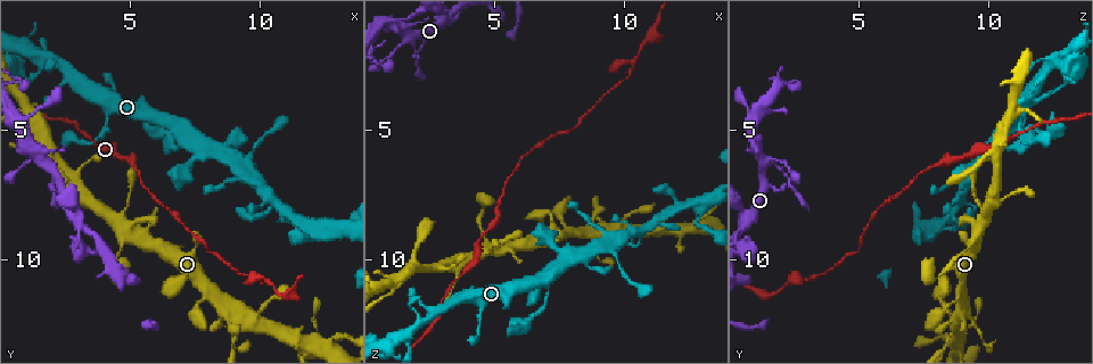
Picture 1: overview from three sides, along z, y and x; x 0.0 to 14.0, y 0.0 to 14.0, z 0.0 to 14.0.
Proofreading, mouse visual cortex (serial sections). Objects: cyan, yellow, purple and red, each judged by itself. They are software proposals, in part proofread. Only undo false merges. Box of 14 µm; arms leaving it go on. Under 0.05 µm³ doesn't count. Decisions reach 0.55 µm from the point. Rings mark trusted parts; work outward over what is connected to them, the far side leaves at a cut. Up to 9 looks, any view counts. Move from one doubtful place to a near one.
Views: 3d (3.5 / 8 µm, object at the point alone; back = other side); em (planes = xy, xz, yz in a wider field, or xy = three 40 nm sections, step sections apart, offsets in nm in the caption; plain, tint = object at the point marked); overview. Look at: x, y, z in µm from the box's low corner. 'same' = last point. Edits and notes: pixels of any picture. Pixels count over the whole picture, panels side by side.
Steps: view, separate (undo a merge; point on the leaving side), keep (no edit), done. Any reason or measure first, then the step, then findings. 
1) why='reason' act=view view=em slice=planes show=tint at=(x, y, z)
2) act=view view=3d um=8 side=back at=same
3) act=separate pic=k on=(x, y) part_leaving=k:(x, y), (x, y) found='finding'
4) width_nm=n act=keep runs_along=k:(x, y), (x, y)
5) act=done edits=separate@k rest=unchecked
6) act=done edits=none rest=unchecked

why='sharp bend' act=view view=3d um=8 at=(2.0, 5.9, 10.2)

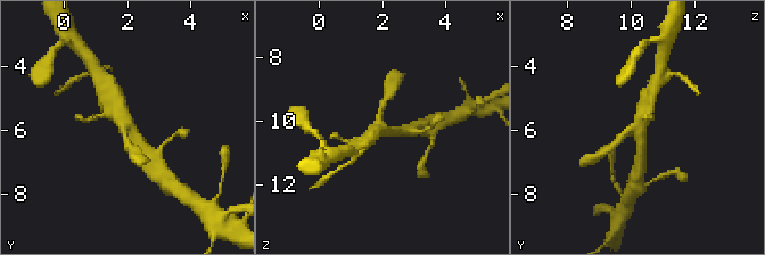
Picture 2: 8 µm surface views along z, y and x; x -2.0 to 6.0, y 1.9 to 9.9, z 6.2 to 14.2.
why='closer look' act=view view=3d um=3.5 at=(2.0, 6.0, 10.3)

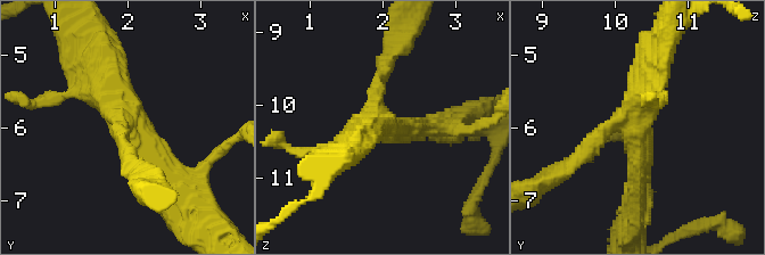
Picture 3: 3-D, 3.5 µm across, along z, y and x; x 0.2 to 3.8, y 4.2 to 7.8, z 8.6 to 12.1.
arms=3 arm_widths_nm=200,300,450 act=view view=em slice=xy step=3 show=tint at=(1.95, 6.00, 10.25)

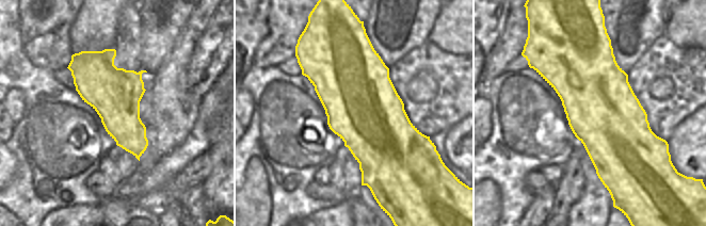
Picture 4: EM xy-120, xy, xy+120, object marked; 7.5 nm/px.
act=keep runs_along=3:(175, 184), (130, 136), (98, 59) found='all the same cell'

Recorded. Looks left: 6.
why='thin neck' act=view view=3d um=3.5 at=(10.4, 10.8, 2.5)

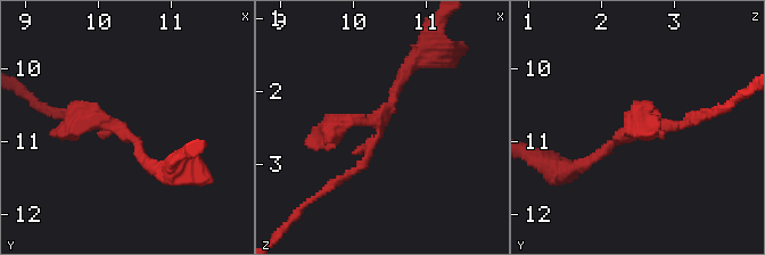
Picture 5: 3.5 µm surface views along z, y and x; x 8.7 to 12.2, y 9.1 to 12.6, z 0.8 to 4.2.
why='need the tissue' act=view view=em slice=planes show=tint at=(10.35, 10.85, 2.45)

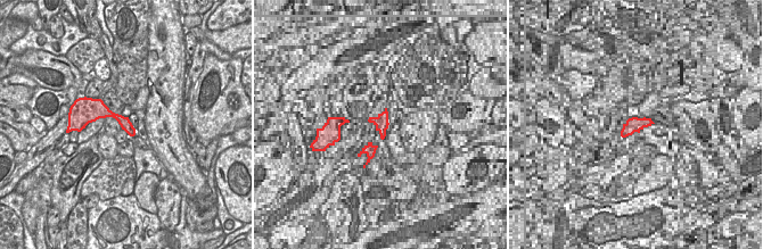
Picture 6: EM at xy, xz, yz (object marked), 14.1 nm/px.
width_nm=160 act=keep runs_along=5:(343, 180), (368, 156), (410, 66) found='all the same cell'

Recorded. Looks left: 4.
act=view view=3d um=3.5 at=(1.8, 6.3, 1.4)

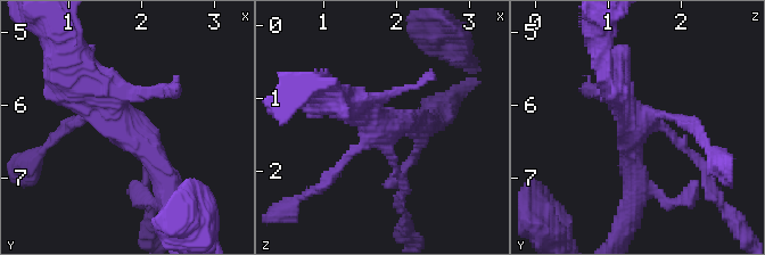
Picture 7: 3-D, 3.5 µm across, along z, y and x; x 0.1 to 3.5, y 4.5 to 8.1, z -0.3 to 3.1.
why='need the tissue' act=view view=em slice=xy step=3 show=plain at=(1.75, 6.35, 1.30)

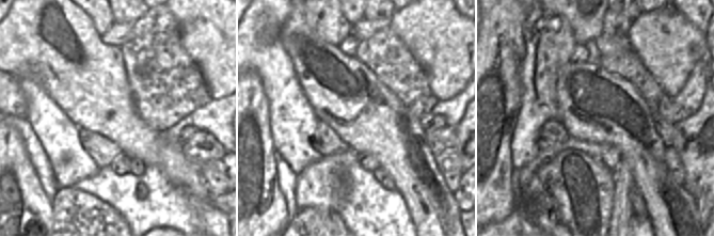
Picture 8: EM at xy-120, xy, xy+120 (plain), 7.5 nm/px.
act=view view=em slice=xy step=3 show=tint at=same

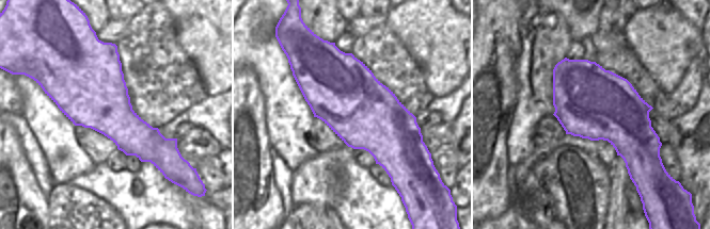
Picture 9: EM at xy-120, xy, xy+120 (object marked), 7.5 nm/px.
width_nm=550 act=keep runs_along=7:(169, 195), (158, 163), (77, 75) found='one cell here'

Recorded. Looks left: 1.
act=done edits=none rest=unchecked

